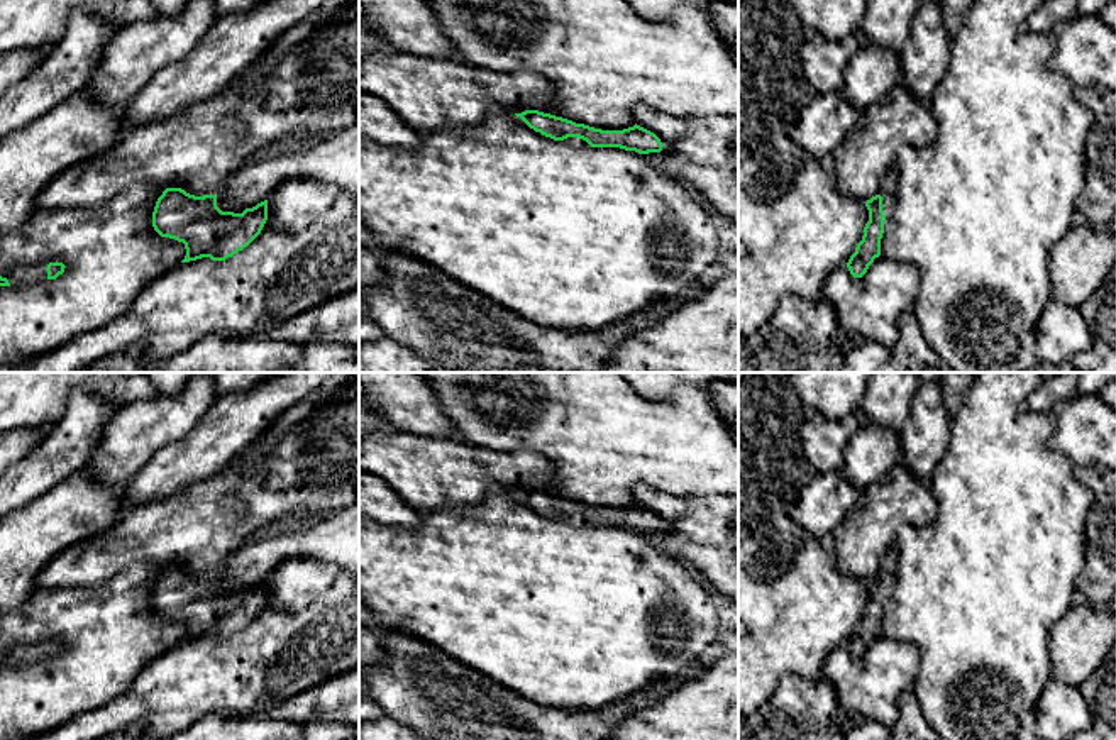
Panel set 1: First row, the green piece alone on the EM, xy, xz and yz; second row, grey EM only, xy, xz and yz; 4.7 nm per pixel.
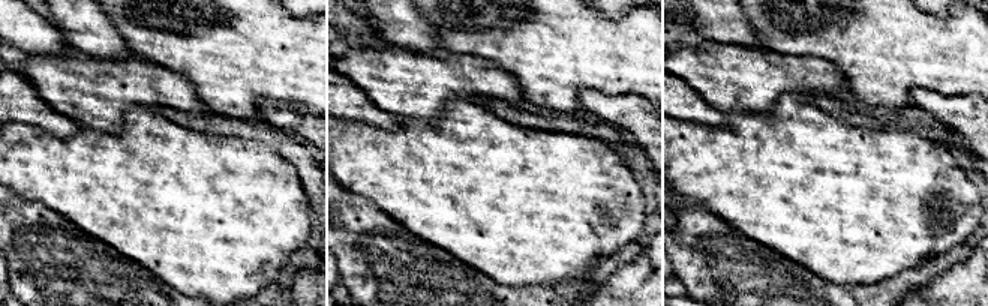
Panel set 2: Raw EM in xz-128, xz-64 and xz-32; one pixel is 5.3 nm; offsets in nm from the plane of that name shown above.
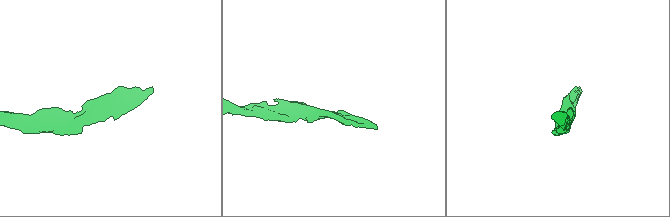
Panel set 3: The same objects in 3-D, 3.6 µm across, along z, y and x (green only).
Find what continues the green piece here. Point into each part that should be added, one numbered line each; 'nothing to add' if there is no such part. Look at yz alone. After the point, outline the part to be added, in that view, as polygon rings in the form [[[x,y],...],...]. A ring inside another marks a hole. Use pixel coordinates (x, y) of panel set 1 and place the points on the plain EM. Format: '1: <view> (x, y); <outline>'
1: yz (888, 564); [[[896,544],[881,557],[877,574],[882,576],[882,591],[889,594],[896,583],[898,547]]]

